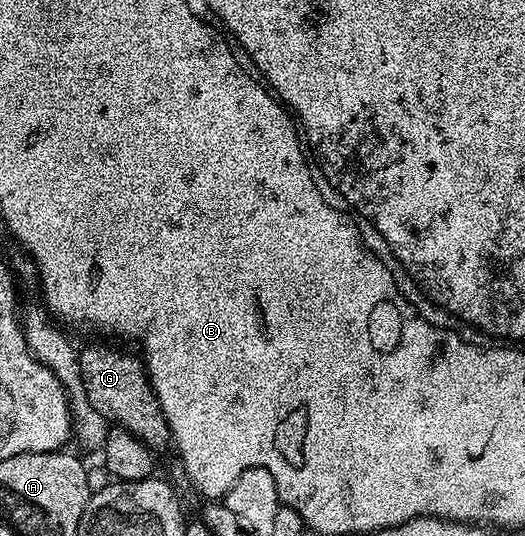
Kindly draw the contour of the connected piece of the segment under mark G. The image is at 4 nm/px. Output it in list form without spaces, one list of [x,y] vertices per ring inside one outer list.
[[[114,343],[87,344],[78,349],[81,378],[88,395],[89,404],[93,406],[108,425],[129,430],[131,434],[149,450],[162,454],[166,448],[172,447],[173,441],[169,422],[165,422],[165,414],[161,410],[161,402],[157,402],[157,394],[147,376],[147,366],[138,355],[126,352],[123,348],[114,348]]]

